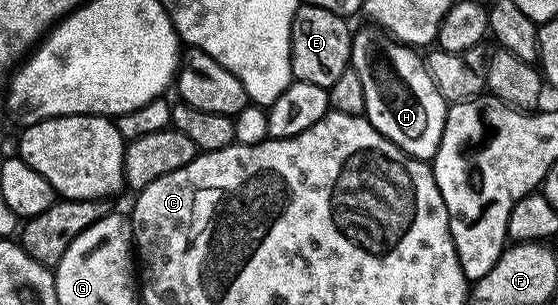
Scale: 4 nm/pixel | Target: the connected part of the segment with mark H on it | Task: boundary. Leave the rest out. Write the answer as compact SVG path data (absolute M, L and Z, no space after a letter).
M364 24L361 30L357 29L352 36L351 69L358 72L362 79L362 92L366 92L364 114L368 123L382 136L386 136L409 158L430 160L436 155L438 144L442 140L442 132L446 124L449 103L445 102L442 92L434 88L434 80L430 80L425 59L420 58L415 49L396 41L391 34L372 24Z

